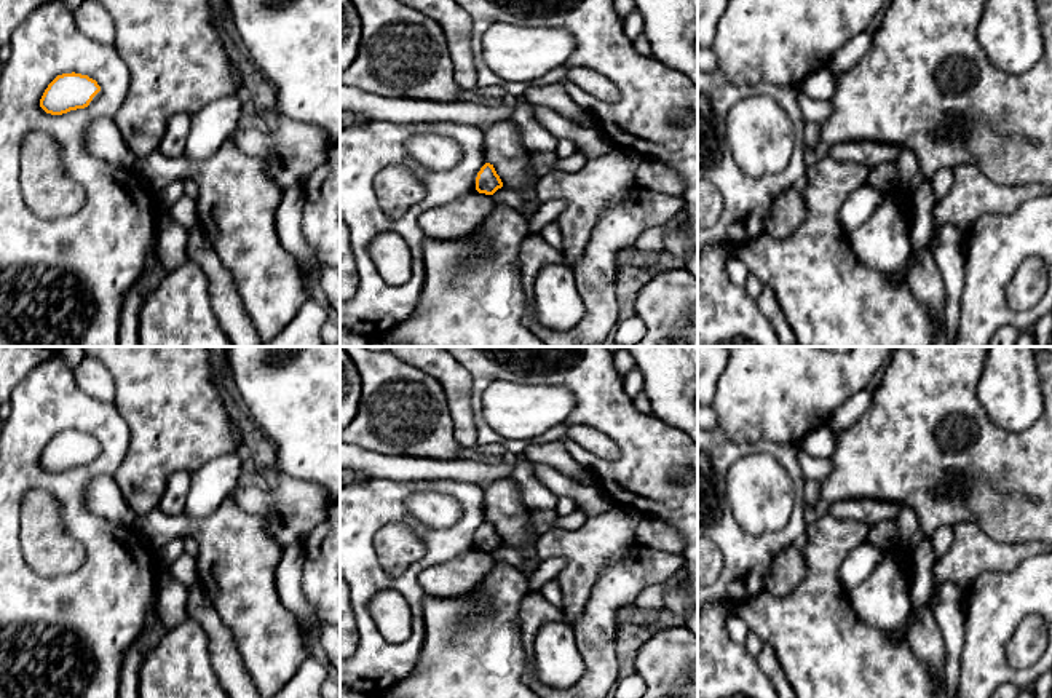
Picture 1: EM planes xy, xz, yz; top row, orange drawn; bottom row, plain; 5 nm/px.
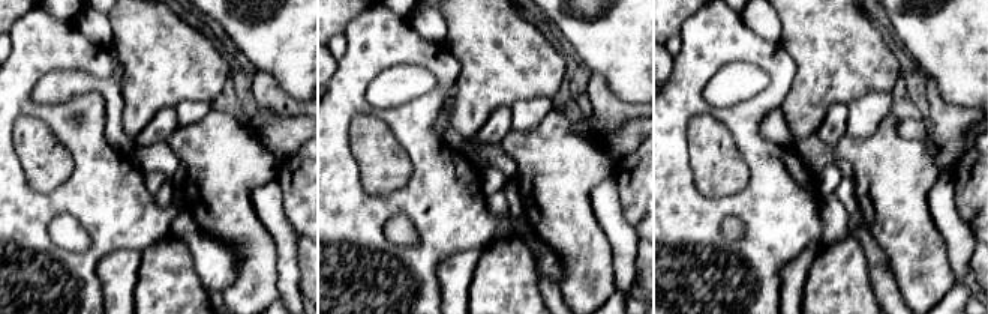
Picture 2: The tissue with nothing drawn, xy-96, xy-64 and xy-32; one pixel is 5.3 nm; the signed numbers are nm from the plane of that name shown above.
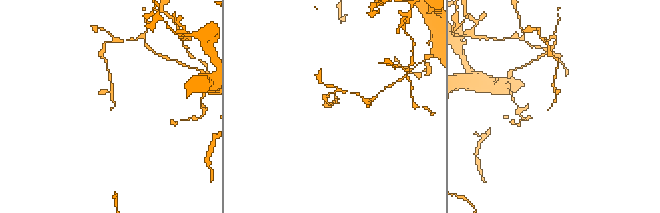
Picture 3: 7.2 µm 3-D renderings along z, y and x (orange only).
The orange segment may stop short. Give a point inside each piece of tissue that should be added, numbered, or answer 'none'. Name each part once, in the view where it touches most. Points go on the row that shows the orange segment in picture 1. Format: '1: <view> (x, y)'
none

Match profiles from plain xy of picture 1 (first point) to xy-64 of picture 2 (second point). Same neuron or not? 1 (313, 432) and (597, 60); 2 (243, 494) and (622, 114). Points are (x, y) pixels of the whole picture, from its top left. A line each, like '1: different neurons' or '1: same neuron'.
1: same neuron
2: same neuron

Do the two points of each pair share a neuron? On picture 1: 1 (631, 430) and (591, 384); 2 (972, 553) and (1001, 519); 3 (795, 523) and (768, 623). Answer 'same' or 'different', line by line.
1: same
2: different
3: different

